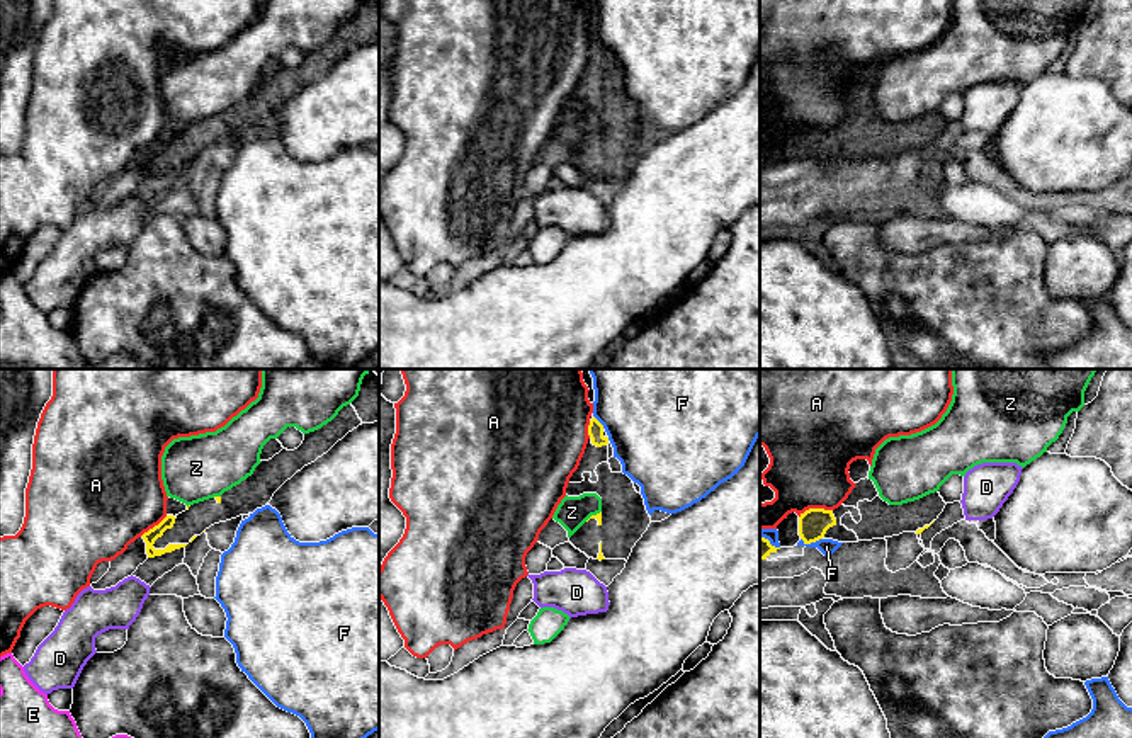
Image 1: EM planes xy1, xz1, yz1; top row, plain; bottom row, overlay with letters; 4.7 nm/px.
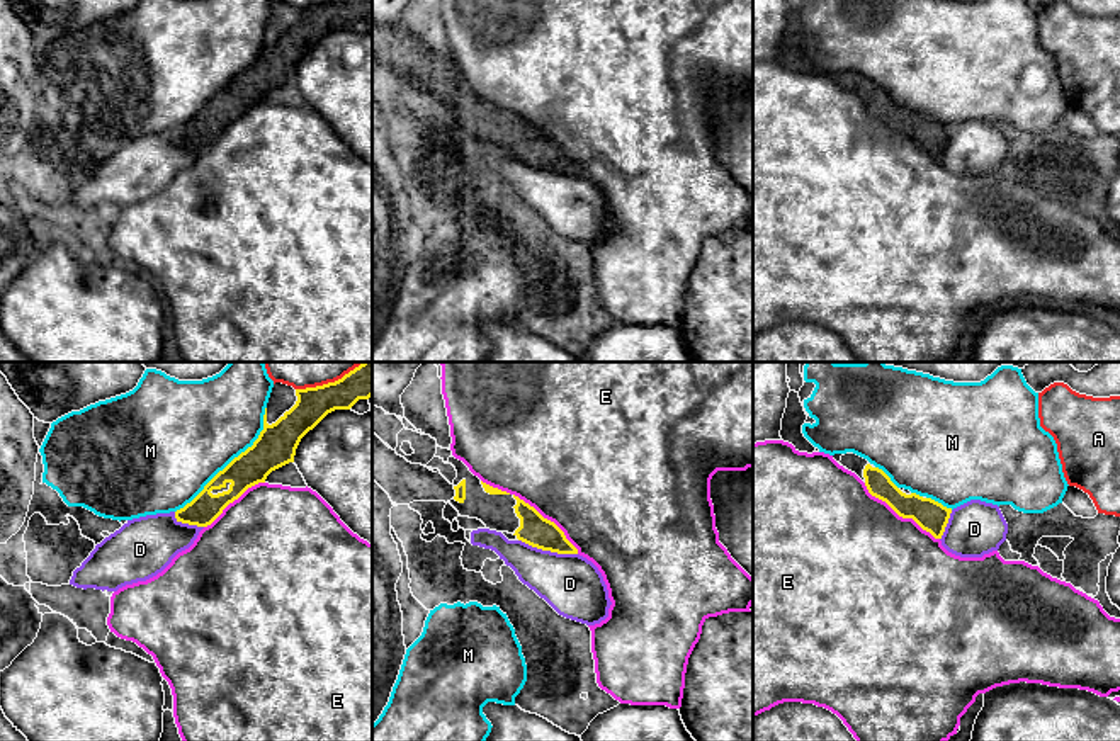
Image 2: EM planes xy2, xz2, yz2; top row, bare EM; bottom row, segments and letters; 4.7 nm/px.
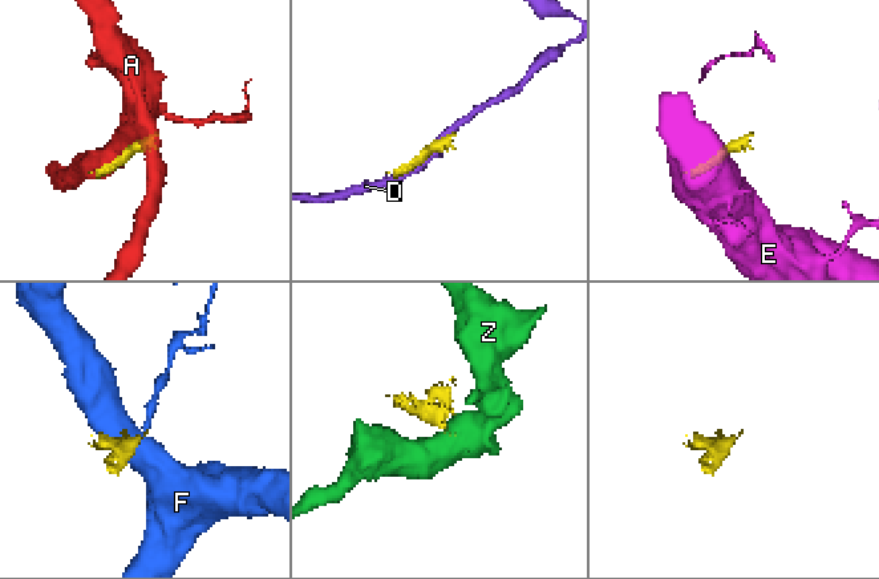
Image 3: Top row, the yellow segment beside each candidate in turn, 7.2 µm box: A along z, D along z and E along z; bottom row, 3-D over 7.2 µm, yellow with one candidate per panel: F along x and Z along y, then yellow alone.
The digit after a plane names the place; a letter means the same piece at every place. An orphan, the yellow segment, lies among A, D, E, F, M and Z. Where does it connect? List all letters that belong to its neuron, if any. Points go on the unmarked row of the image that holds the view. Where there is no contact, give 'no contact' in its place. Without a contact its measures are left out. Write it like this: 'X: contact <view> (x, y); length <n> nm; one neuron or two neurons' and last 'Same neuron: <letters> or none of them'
A: contact yz1 (815, 128); length 170 nm; two neurons
D: contact xz2 (548, 169); length 280 nm; two neurons
E: contact yz2 (899, 135); length 440 nm; two neurons
F: contact yz1 (811, 160); length 100 nm; two neurons
M: contact xy2 (233, 79); length 650 nm; two neurons
Z: contact xz1 (592, 135); length 90 nm; two neurons
Same neuron: none of them

